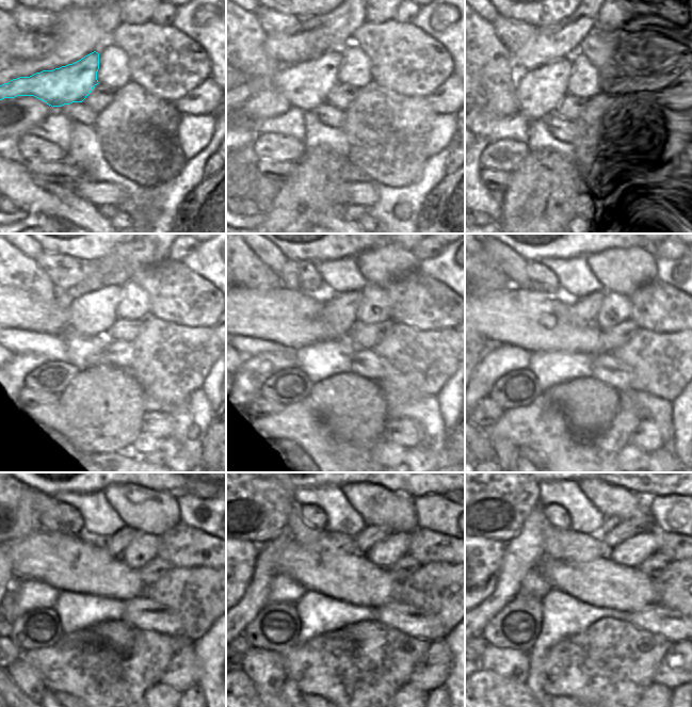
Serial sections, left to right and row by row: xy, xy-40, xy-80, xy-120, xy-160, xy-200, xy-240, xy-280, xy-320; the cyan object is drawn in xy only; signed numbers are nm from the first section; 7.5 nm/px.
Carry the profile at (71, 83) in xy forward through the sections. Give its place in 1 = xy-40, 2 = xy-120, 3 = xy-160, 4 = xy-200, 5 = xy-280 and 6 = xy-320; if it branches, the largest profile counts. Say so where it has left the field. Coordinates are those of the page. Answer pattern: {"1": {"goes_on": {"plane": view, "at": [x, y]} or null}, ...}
{"1": {"goes_on": {"plane": "xy-40", "at": [305, 85]}}, "2": {"goes_on": {"plane": "xy-120", "at": [91, 315]}}, "3": {"goes_on": {"plane": "xy-160", "at": [340, 311]}}, "4": {"goes_on": {"plane": "xy-200", "at": [585, 309]}}, "5": {"goes_on": {"plane": "xy-280", "at": [368, 536]}}, "6": {"goes_on": {"plane": "xy-320", "at": [626, 529]}}}

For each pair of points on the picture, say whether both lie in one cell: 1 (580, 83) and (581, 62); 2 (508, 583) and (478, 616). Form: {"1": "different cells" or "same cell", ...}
{"1": "same cell", "2": "same cell"}

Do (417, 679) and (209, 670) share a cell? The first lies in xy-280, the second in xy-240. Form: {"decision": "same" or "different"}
{"decision": "different"}

